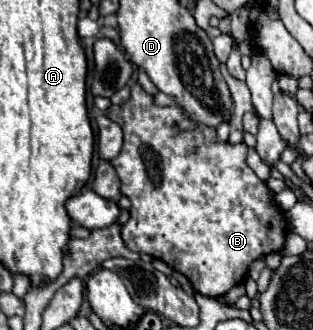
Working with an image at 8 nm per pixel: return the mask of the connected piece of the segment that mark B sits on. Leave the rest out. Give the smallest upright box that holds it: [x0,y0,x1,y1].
[106,83,290,297]

